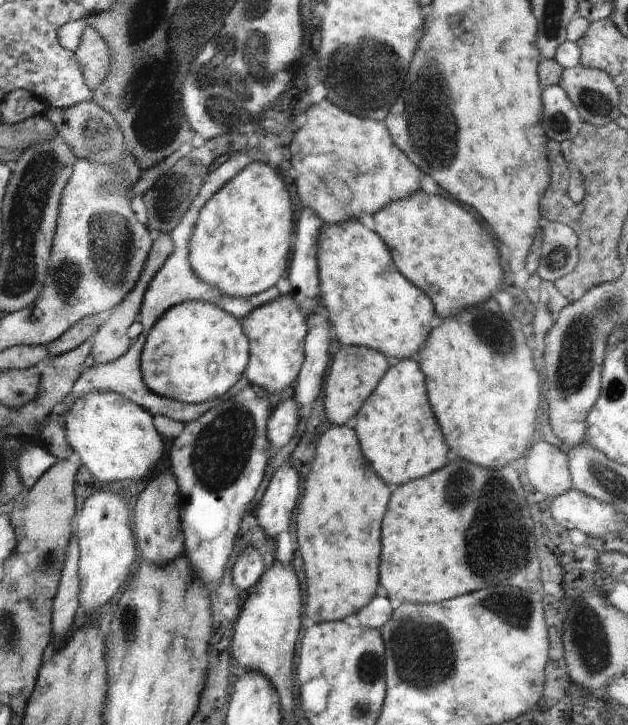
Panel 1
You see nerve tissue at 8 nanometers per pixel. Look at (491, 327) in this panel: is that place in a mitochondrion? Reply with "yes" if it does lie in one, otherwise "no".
yes

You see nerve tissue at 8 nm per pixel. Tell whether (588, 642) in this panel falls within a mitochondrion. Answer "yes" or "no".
yes

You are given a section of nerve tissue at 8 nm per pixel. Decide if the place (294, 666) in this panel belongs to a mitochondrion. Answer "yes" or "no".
no

